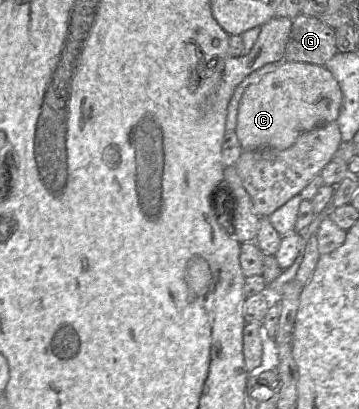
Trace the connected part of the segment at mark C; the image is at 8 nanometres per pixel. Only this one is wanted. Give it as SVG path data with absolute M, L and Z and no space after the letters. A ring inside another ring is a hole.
M286 60L278 62L280 64L274 71L265 74L258 82L245 89L239 102L235 133L243 151L262 148L286 150L302 133L336 121L338 118L342 93L337 81L324 66Z

